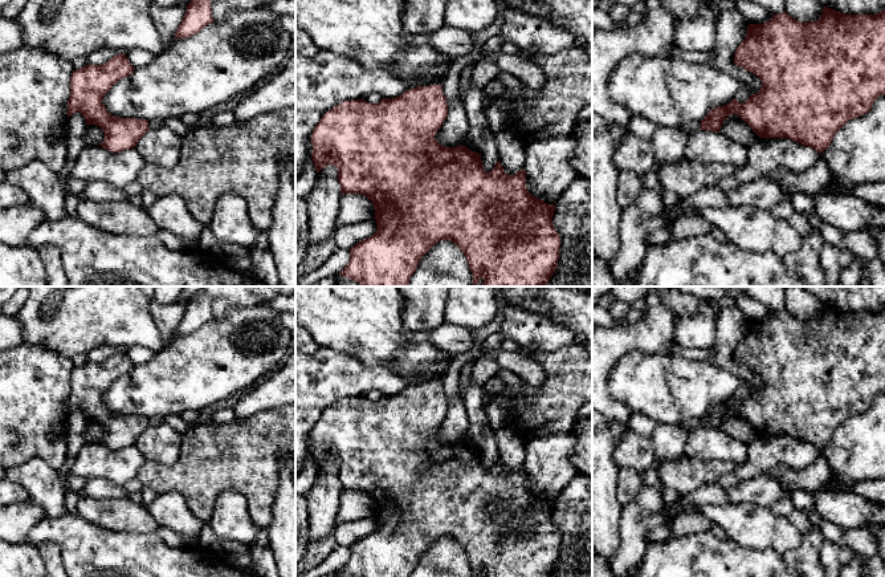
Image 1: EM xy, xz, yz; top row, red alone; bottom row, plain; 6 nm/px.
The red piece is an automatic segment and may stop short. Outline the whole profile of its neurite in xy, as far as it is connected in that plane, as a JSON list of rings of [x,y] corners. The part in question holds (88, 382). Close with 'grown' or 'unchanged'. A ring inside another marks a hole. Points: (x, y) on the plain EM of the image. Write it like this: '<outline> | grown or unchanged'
[[[118,350],[105,361],[87,361],[76,366],[70,375],[68,414],[78,409],[85,414],[86,422],[101,424],[105,438],[99,443],[111,450],[134,446],[150,427],[148,418],[114,414],[102,401],[111,383],[130,373],[134,366],[125,350]]] | unchanged

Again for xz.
[[[441,382],[416,383],[404,389],[399,394],[383,395],[379,401],[368,401],[364,397],[343,398],[340,402],[334,403],[322,413],[310,434],[313,442],[311,455],[317,470],[329,462],[334,462],[338,466],[338,479],[342,492],[362,491],[367,493],[374,500],[374,516],[378,523],[378,527],[372,533],[359,539],[350,546],[350,558],[339,572],[351,577],[409,577],[416,568],[420,556],[437,539],[450,537],[464,549],[473,577],[480,577],[481,574],[484,577],[550,577],[558,564],[560,548],[559,531],[552,521],[555,501],[547,501],[527,488],[525,466],[515,472],[507,472],[498,458],[494,466],[486,470],[482,463],[481,451],[472,448],[462,442],[456,444],[441,443],[435,436],[435,432],[446,417],[446,413],[448,402]]] | unchanged

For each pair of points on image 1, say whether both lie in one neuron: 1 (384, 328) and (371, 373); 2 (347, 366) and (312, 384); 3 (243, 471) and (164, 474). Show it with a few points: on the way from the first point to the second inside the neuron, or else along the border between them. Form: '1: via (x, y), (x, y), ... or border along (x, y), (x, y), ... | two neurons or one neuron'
1: border along (345, 352), (367, 365), (392, 365), (402, 377) | two neurons
2: via (338, 374), (321, 378) | one neuron
3: via (223, 471), (184, 474) | one neuron

